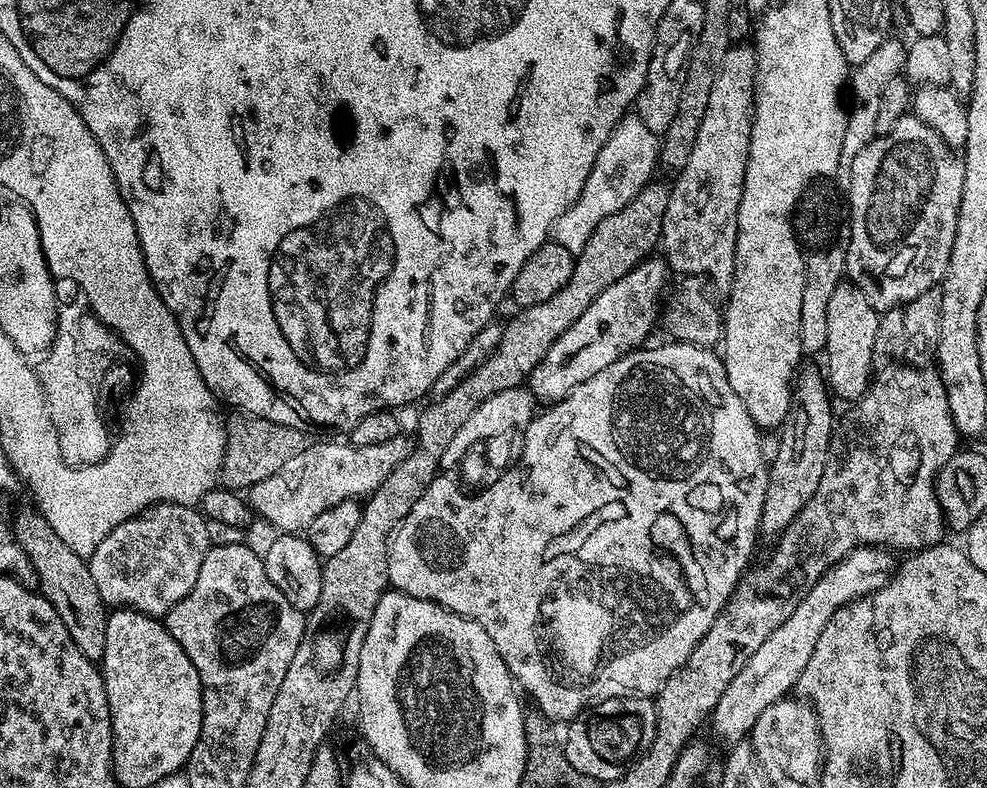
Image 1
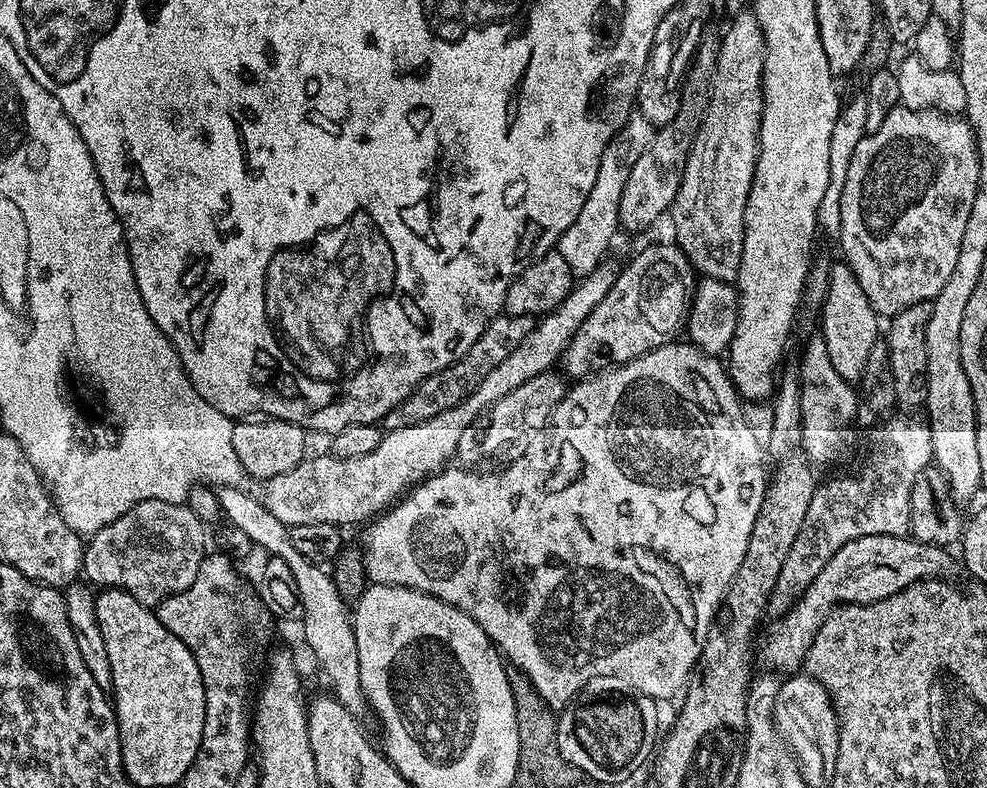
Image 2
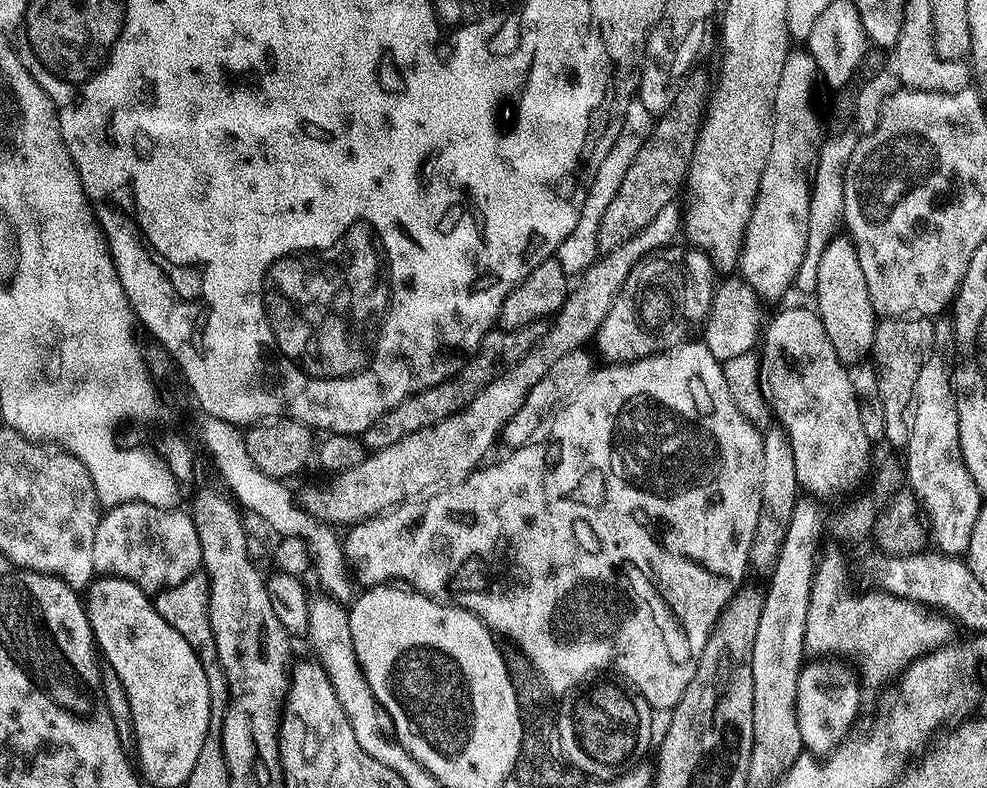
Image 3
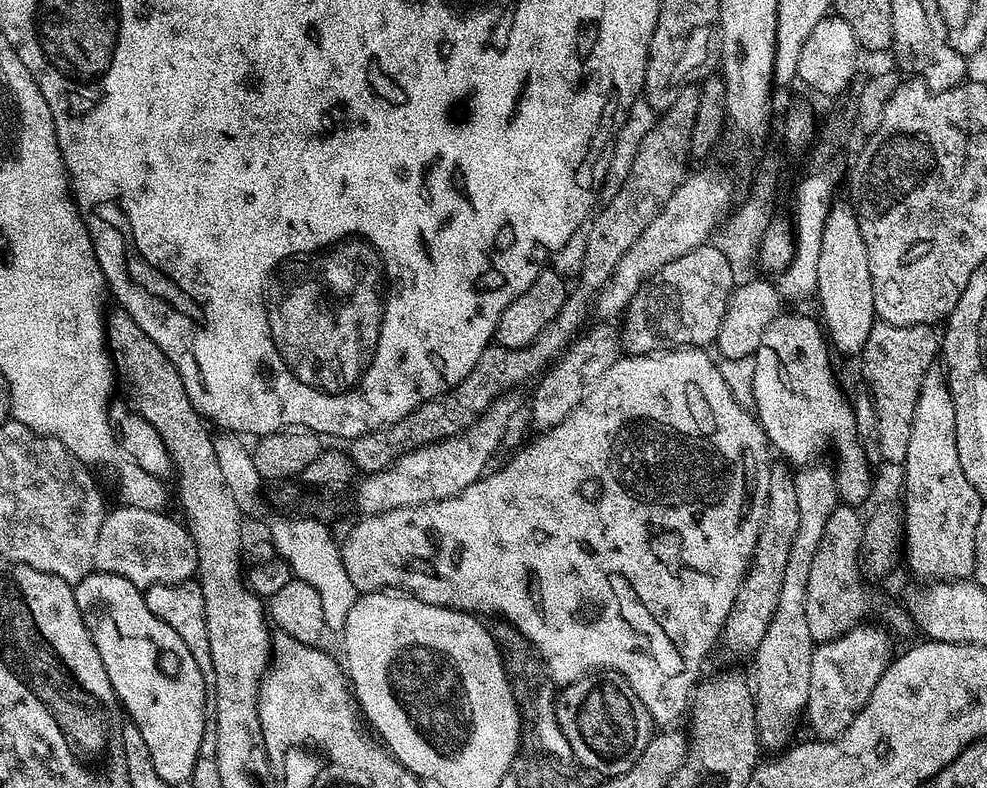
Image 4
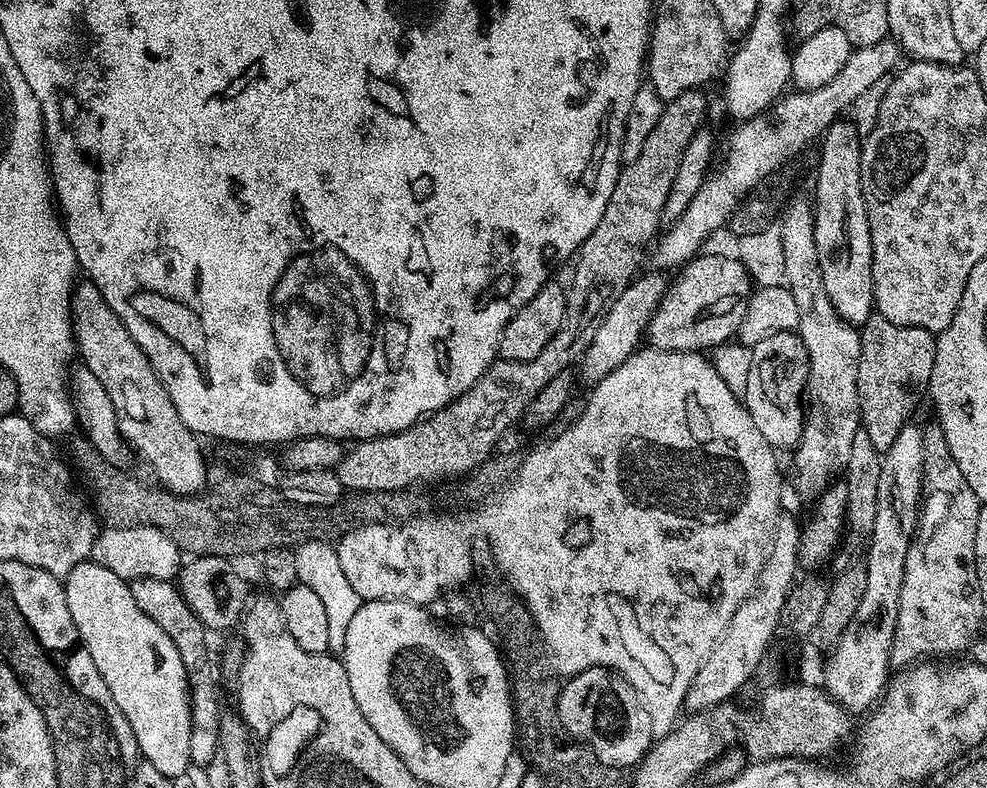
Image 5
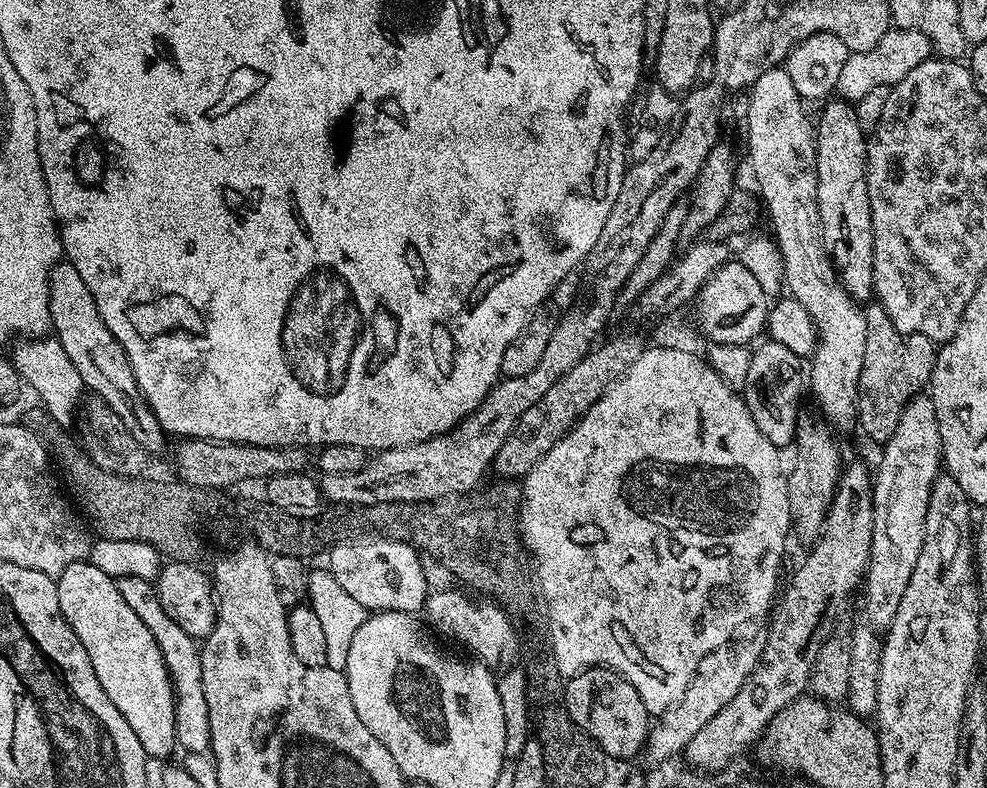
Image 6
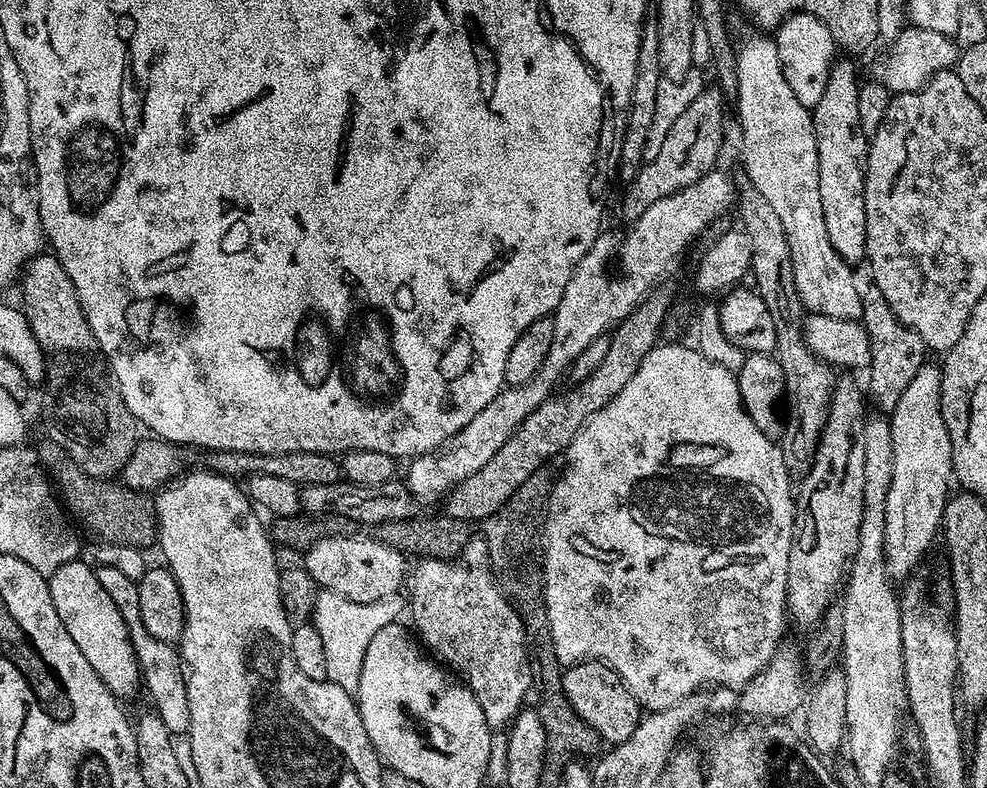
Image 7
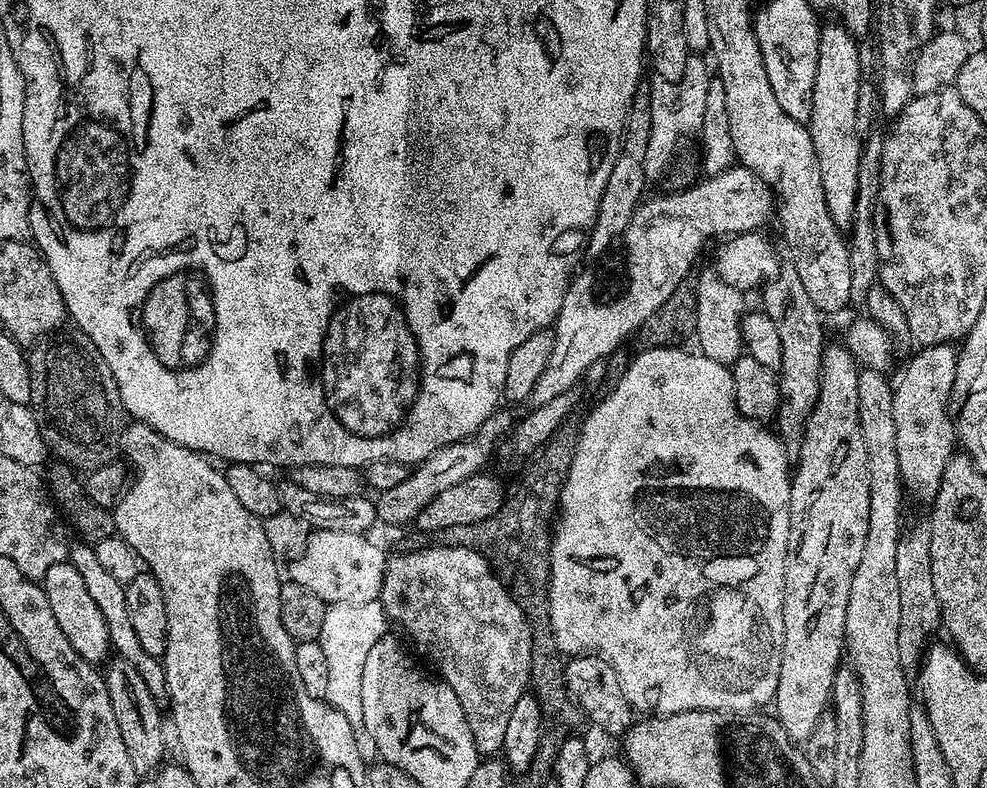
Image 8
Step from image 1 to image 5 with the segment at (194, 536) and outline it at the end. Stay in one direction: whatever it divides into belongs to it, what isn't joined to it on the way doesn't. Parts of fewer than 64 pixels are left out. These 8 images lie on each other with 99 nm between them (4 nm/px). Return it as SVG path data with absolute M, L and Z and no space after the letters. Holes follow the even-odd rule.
M136 525L129 528L108 526L97 531L90 560L98 566L106 566L110 574L118 574L118 578L131 582L138 578L175 581L182 567L180 558L182 551L162 530L153 525Z

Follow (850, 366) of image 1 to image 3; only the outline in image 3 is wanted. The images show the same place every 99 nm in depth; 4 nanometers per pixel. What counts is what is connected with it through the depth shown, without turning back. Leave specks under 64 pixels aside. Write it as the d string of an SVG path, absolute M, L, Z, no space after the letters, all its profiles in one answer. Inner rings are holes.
M847 235L834 237L822 254L814 299L814 308L819 313L822 325L826 328L826 335L841 363L845 366L861 363L872 351L878 317L870 302L870 290L866 290L862 262L858 262L856 248Z

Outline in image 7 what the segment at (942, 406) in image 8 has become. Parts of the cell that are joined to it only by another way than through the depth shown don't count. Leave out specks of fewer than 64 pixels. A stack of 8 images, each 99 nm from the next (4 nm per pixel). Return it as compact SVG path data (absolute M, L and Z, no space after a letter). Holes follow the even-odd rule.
M932 362L925 363L923 368L914 374L910 386L906 386L906 391L902 393L902 398L898 398L898 406L890 414L890 438L894 438L894 478L890 478L890 494L886 494L886 542L884 543L884 553L886 554L886 570L893 581L904 582L913 575L912 572L920 564L920 559L924 556L924 551L932 544L932 539L937 539L938 533L942 528L944 518L944 508L948 505L950 489L948 483L953 483L954 473L952 471L952 443L950 434L946 430L946 422L942 418L942 406L940 405L940 374L941 369L932 365Z

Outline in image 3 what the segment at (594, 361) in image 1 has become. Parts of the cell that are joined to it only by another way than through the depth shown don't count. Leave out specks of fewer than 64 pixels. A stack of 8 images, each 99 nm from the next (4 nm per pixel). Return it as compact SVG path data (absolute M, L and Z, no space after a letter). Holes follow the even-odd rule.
M691 246L685 249L676 247L659 248L657 252L640 259L630 270L622 290L614 298L614 306L610 306L610 314L606 314L594 337L594 345L604 359L601 361L608 364L631 364L634 360L654 356L657 352L667 352L669 348L676 348L695 337L692 335L695 332L697 335L698 329L707 321L712 311L712 296L716 293L717 273L704 252Z

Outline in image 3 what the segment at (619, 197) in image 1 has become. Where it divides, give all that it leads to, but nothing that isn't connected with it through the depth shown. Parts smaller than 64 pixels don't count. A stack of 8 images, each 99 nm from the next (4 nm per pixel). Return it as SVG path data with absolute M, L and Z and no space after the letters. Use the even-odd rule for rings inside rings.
M633 98L630 106L626 106L626 118L622 118L622 130L618 138L614 138L614 146L610 146L610 154L602 158L602 166L592 175L592 181L588 184L586 202L580 208L578 226L570 230L570 234L558 246L554 259L560 263L562 270L570 278L583 276L584 271L596 261L601 255L600 227L602 218L606 214L606 209L610 207L610 201L614 199L614 194L618 194L618 186L622 186L622 178L626 178L626 170L630 170L630 165L634 163L634 158L638 158L638 150L646 146L646 138L650 138L654 117L646 106L642 106L639 98Z

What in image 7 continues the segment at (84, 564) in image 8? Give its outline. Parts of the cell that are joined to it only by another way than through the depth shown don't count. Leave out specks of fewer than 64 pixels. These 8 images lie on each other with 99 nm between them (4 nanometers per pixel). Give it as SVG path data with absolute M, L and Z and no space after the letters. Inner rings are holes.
M99 565L95 569L98 582L102 582L102 590L114 598L114 606L118 606L118 614L126 622L128 637L132 643L132 649L136 655L136 661L140 667L143 689L152 699L151 707L162 718L166 730L173 734L187 733L190 726L190 706L188 705L188 682L186 679L186 669L182 663L182 657L172 644L162 642L146 630L142 622L142 614L138 610L138 590L137 581L126 578L126 574L121 574L114 570L114 566Z

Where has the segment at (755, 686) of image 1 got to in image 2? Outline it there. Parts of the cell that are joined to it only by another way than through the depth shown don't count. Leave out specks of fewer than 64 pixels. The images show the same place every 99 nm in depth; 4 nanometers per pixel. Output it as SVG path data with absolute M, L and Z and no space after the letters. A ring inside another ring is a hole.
M867 535L864 538L856 538L846 543L830 558L829 562L818 572L810 586L803 591L799 599L788 609L767 636L762 650L758 656L764 659L765 669L773 673L792 674L803 665L806 654L813 645L814 638L817 637L823 622L829 617L836 607L841 604L873 604L882 598L892 597L900 593L902 589L908 588L911 584L917 584L920 580L930 580L940 578L945 575L944 571L951 566L952 560L949 553L938 547L936 544L923 544L921 540L896 535Z

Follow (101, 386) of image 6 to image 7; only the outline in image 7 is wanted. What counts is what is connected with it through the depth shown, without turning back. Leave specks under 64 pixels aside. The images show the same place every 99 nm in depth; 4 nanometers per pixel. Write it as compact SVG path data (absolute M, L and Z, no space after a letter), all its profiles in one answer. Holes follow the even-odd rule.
M37 254L23 269L19 281L20 296L24 299L22 311L28 320L28 329L36 335L40 345L45 349L53 348L56 354L88 354L91 348L97 347L94 334L86 322L86 314L80 305L74 282L60 265L55 254Z

